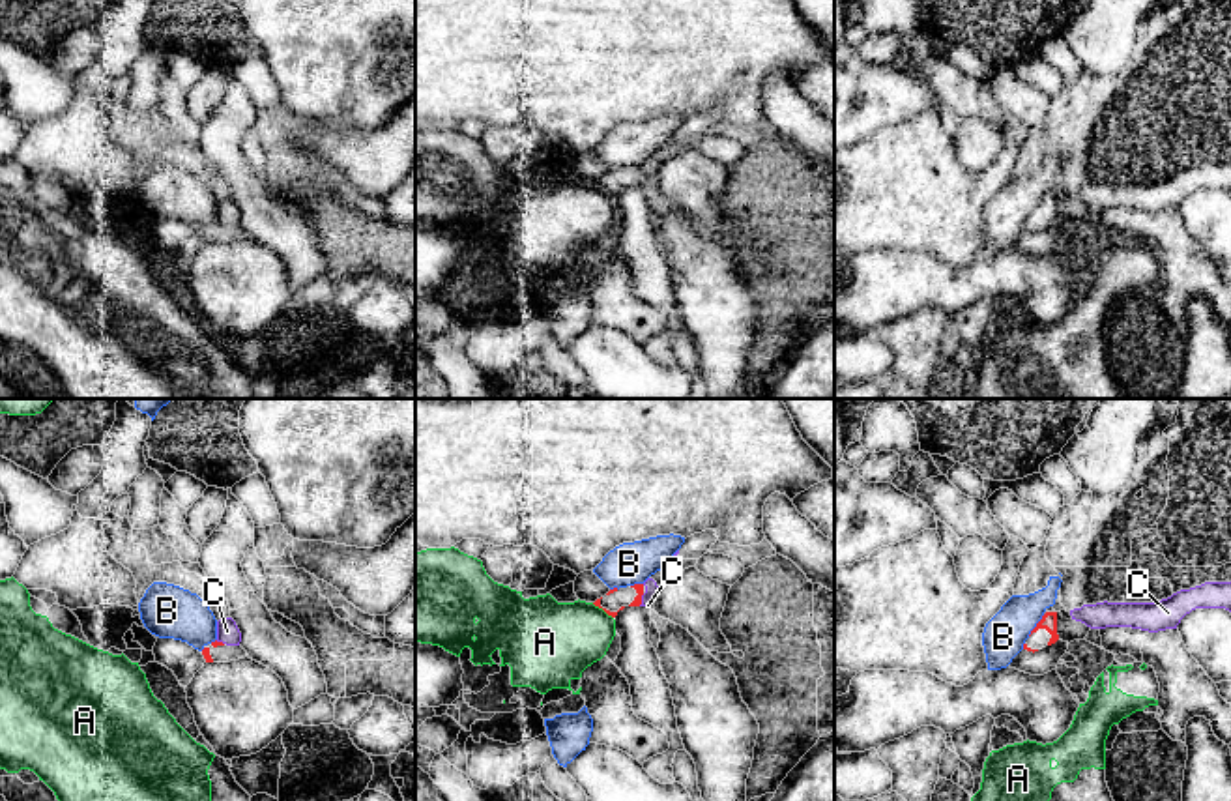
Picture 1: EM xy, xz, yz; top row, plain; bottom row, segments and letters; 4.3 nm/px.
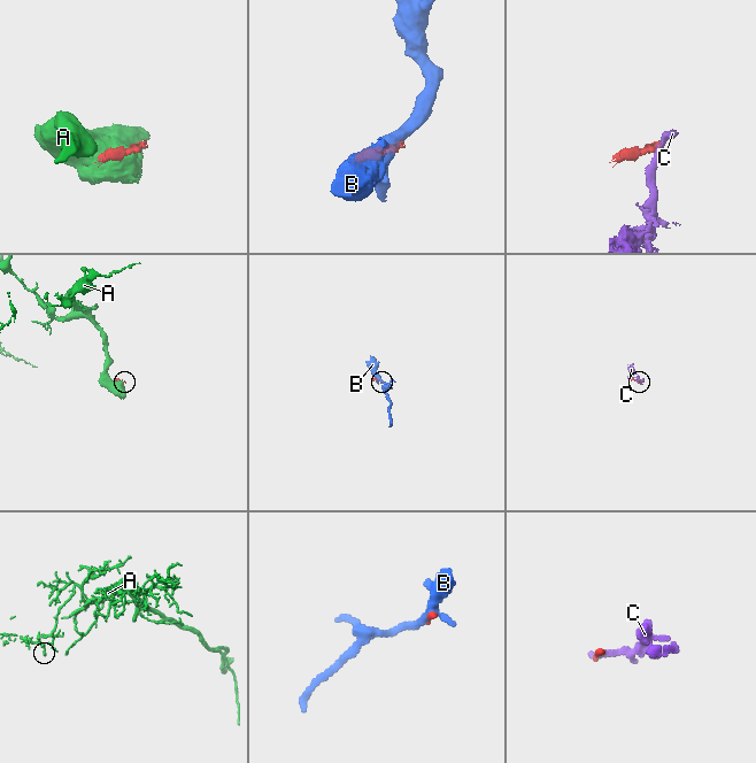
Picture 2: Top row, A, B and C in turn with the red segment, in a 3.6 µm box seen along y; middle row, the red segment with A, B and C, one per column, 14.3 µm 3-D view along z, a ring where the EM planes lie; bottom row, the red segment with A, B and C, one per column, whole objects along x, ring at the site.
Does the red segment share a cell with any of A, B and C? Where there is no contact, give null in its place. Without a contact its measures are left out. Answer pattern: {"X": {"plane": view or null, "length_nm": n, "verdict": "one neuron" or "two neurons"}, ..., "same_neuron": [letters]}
{"A": {"plane": "xz", "length_nm": 120, "verdict": "two neurons"}, "B": {"plane": "yz", "length_nm": 120, "verdict": "two neurons"}, "C": {"plane": "xz", "length_nm": 60, "verdict": "two neurons"}, "same_neuron": []}

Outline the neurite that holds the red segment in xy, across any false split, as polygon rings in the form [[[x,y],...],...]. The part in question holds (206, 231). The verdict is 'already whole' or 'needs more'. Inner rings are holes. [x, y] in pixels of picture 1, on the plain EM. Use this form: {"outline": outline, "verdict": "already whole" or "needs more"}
{"outline": [[[211,223],[204,226],[202,236],[206,243],[230,243],[249,238],[241,226],[226,226],[223,223]]], "verdict": "needs more"}

